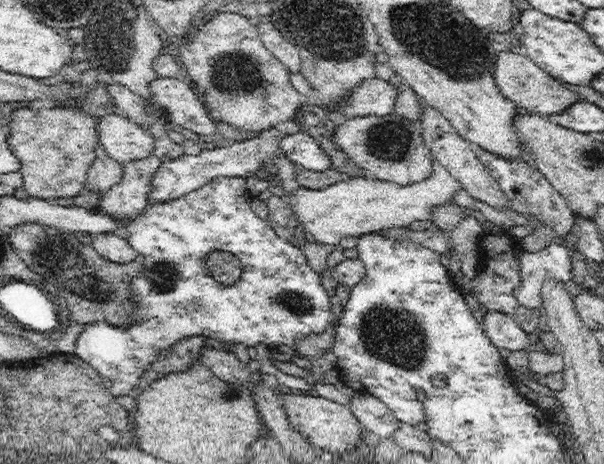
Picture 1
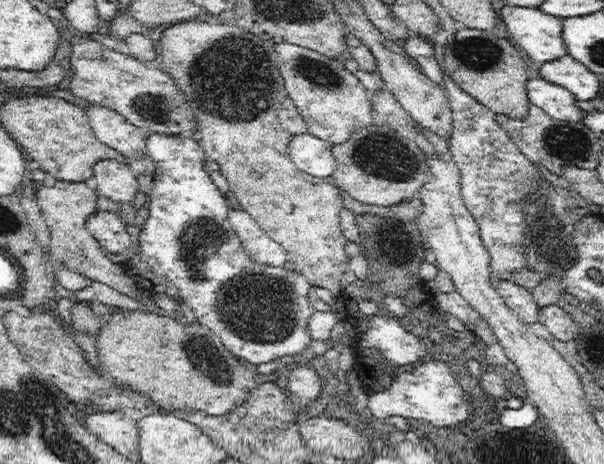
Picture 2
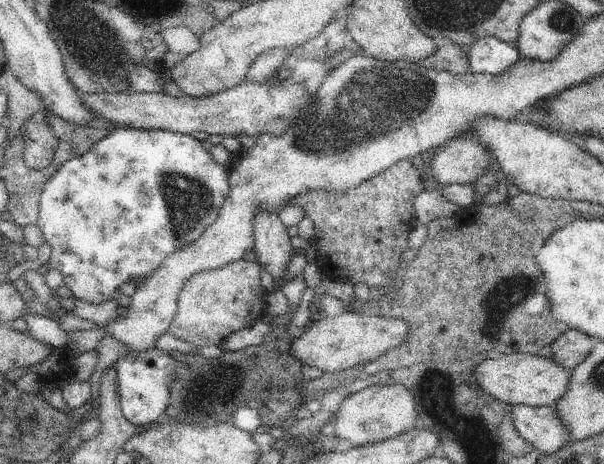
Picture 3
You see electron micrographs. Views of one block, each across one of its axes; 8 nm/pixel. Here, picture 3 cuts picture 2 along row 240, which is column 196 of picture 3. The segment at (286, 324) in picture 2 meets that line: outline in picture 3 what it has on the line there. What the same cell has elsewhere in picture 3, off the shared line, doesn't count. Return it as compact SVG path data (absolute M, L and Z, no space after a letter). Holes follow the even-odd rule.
M131 128L111 130L109 136L95 142L83 156L65 162L41 190L37 228L41 230L45 244L49 244L49 248L51 248L51 256L47 260L47 270L57 270L63 276L63 284L73 294L73 298L89 302L89 304L109 302L111 298L115 298L119 294L117 288L123 282L129 282L129 280L143 282L159 266L159 262L163 262L165 256L169 256L171 252L181 250L189 242L197 240L217 220L227 194L229 194L229 170L225 170L223 166L213 162L213 156L205 148L201 148L201 142L197 142L193 136L177 134L177 132L169 132L169 130L131 130Z

